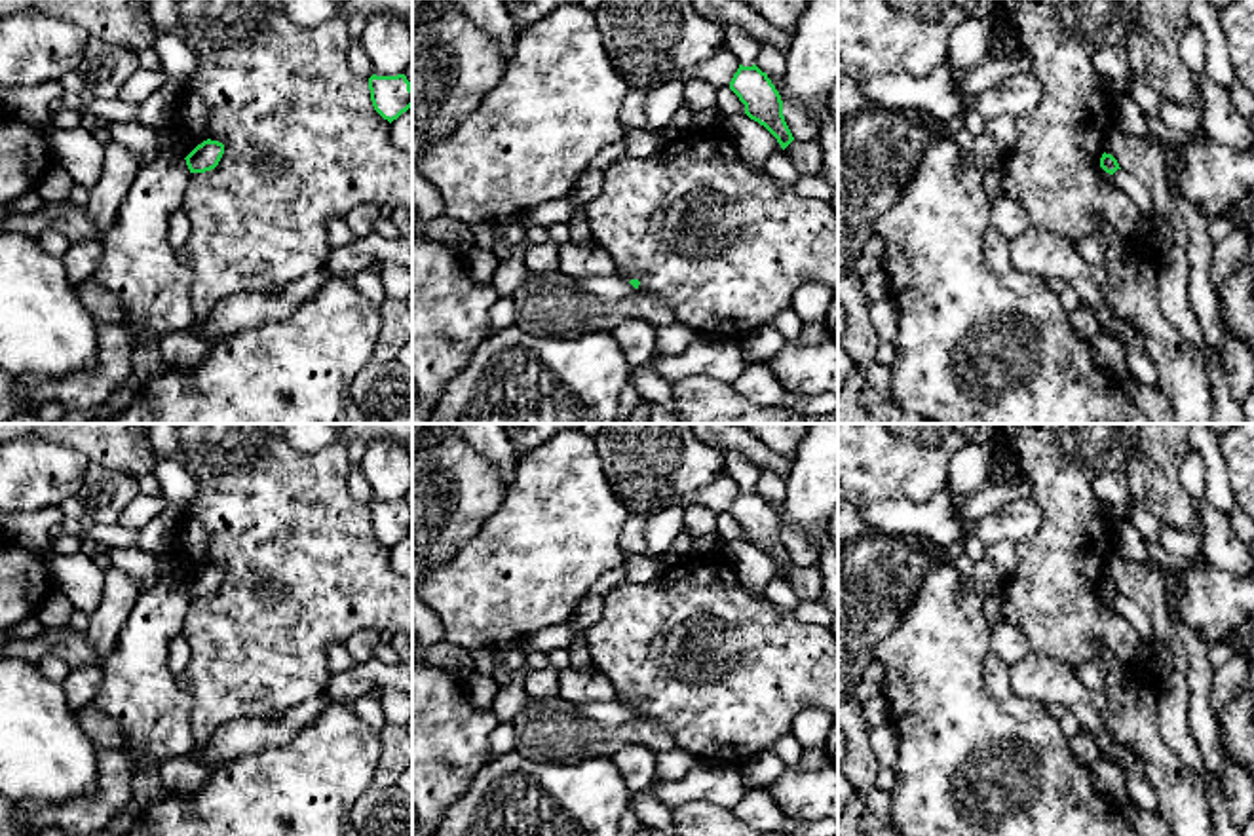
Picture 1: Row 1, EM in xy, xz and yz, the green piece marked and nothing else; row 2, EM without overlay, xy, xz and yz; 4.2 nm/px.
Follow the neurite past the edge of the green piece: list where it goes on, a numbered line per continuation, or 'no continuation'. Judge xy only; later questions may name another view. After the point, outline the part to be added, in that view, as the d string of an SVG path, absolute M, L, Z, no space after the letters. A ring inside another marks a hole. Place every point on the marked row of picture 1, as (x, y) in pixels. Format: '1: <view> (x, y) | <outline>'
no continuation

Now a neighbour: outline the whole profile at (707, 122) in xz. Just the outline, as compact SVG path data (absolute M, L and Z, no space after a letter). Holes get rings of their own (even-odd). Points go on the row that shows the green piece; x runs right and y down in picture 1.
M695 112L694 131L722 133L728 135L728 122L722 114L714 112Z

